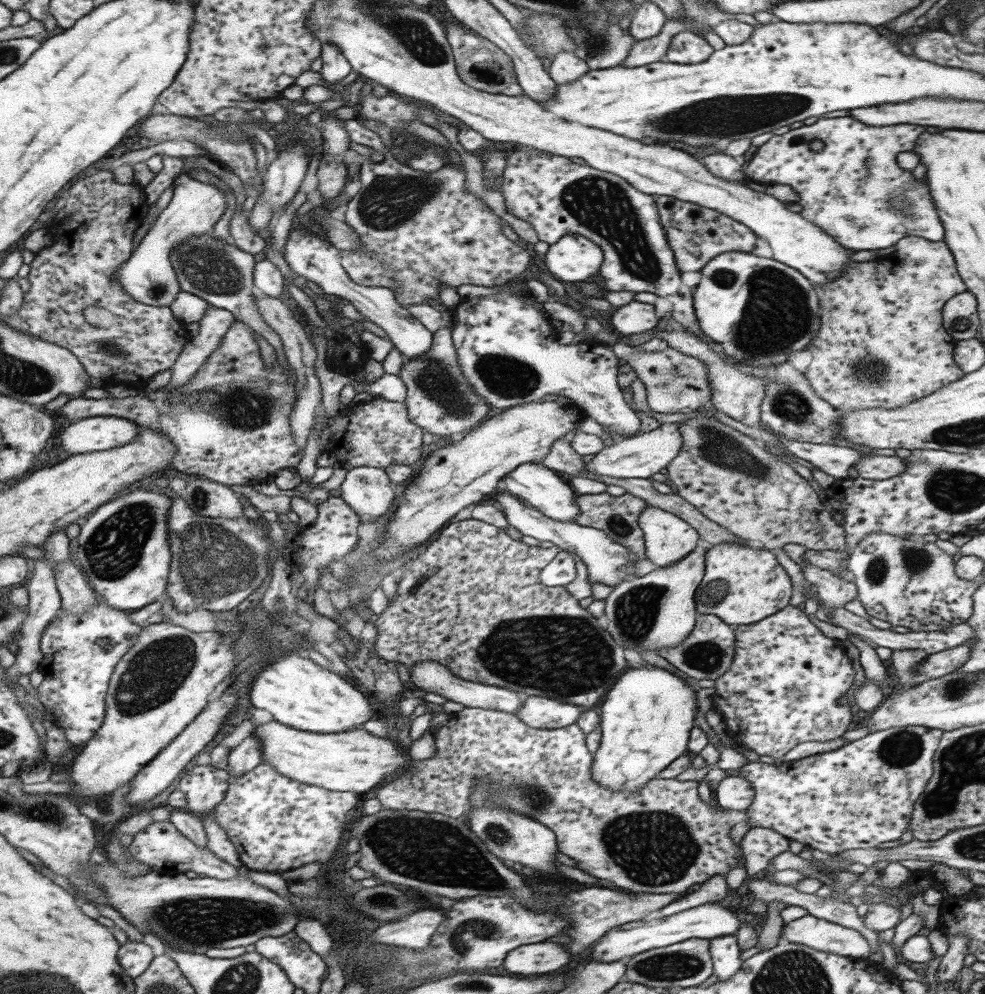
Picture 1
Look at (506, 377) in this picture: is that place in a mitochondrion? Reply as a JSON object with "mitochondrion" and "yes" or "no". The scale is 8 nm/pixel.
{"mitochondrion":"yes"}

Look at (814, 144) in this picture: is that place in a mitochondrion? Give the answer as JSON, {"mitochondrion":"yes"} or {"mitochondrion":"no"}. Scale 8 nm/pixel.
{"mitochondrion":"yes"}

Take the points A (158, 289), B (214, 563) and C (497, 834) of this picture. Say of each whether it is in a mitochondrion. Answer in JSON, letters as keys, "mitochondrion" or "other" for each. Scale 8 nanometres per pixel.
{"A":"mitochondrion","B":"mitochondrion","C":"mitochondrion"}

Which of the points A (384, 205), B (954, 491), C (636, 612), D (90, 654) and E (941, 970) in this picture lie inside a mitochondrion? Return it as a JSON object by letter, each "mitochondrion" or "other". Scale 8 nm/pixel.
{"A":"mitochondrion","B":"mitochondrion","C":"mitochondrion","D":"other","E":"other"}

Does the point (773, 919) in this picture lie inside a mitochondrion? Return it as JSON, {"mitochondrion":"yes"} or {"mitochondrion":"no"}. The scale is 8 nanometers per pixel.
{"mitochondrion":"no"}

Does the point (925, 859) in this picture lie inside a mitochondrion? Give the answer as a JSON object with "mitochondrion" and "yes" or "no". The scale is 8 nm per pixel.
{"mitochondrion":"no"}

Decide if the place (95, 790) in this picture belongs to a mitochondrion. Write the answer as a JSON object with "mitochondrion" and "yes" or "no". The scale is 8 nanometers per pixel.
{"mitochondrion":"no"}

